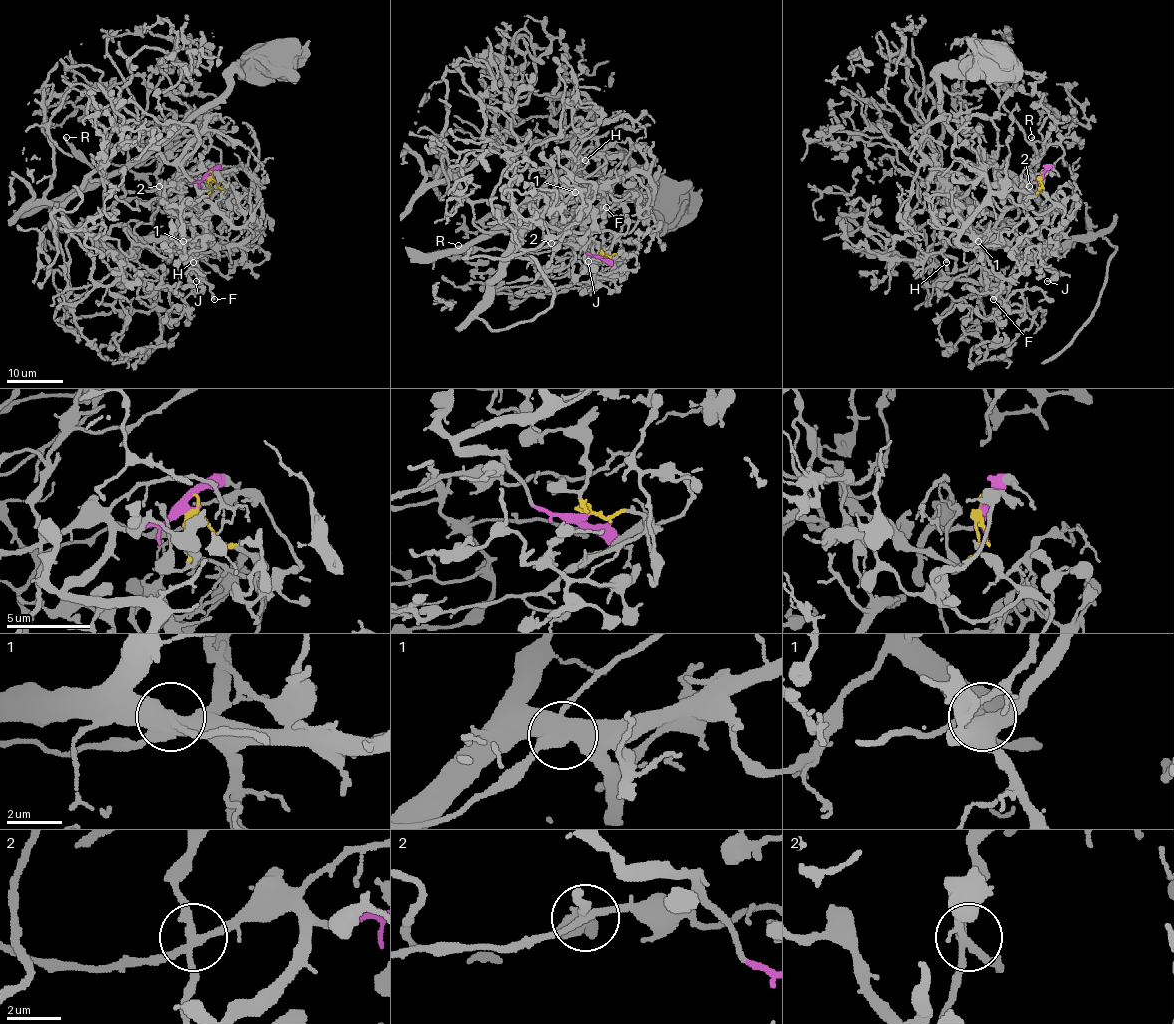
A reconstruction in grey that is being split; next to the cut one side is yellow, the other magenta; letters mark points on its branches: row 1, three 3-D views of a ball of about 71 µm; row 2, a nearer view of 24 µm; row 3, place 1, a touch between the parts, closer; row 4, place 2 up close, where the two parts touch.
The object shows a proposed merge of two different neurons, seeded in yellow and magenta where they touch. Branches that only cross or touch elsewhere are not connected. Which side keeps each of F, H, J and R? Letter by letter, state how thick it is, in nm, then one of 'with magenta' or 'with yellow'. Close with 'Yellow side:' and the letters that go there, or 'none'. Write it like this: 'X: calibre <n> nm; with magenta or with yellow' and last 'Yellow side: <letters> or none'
F: calibre 280 nm; with magenta
H: calibre 160 nm; with magenta
J: calibre 130 nm; with magenta
R: calibre 140 nm; with magenta
Yellow side: none

